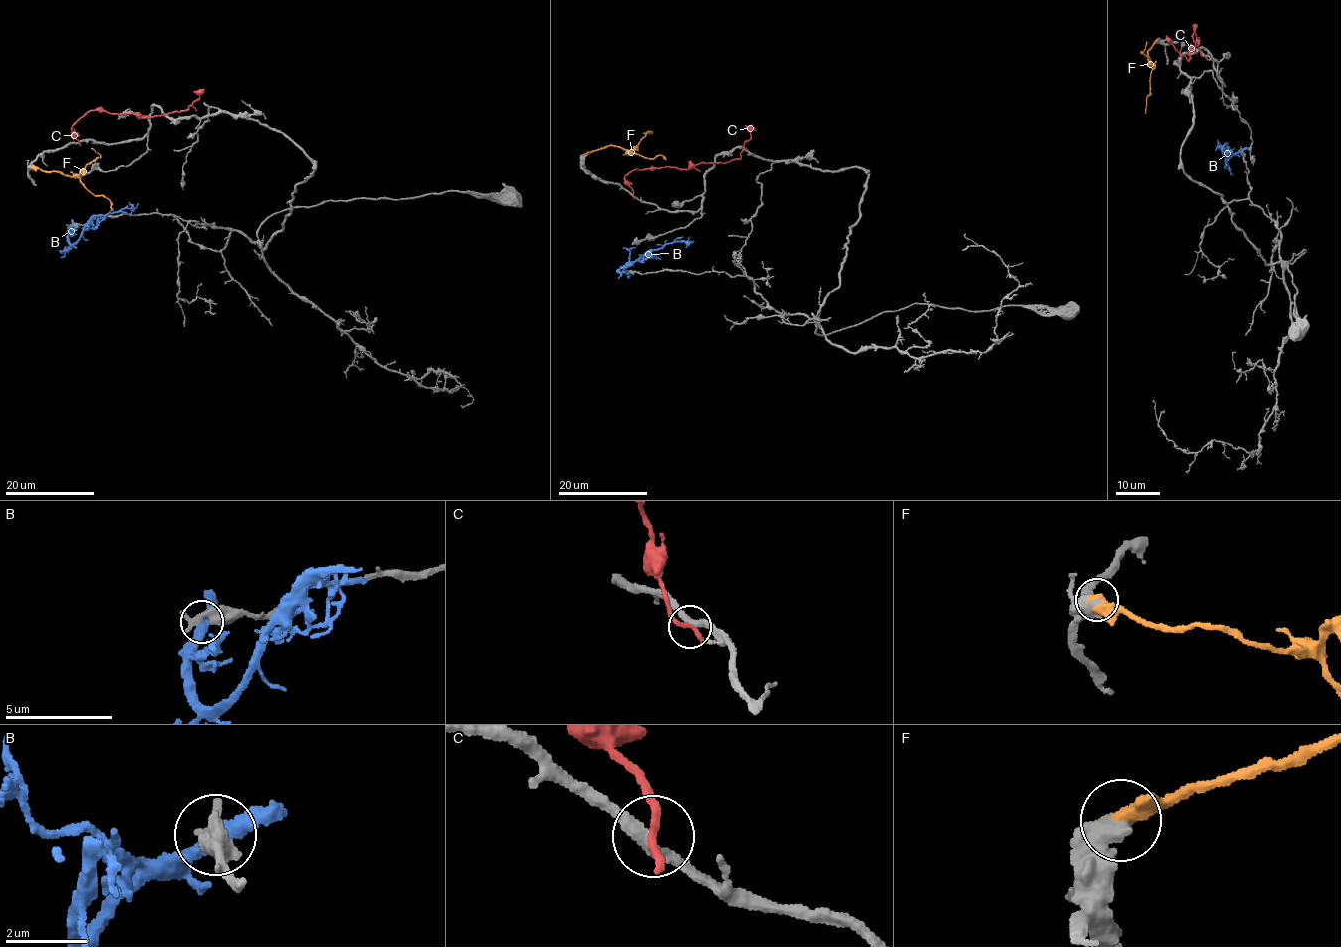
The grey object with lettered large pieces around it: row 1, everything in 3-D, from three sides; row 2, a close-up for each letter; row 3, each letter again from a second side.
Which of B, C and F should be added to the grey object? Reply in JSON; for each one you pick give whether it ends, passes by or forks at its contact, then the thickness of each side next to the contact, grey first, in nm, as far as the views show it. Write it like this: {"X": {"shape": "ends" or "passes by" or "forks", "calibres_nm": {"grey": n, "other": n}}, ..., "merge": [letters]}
{"F": {"shape": "ends", "calibres_nm": {"grey": 650, "other": 480}}, "merge": ["F"]}

